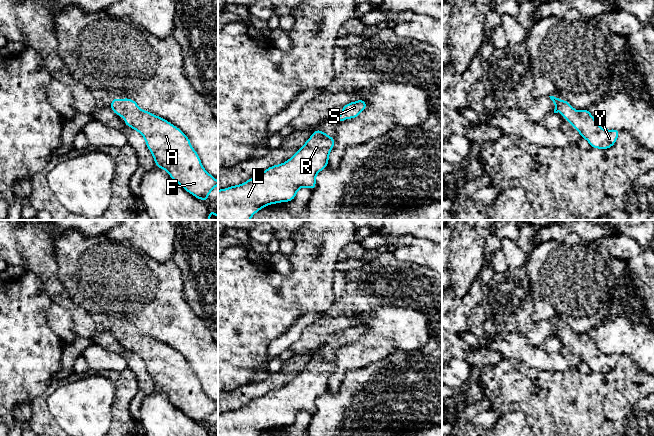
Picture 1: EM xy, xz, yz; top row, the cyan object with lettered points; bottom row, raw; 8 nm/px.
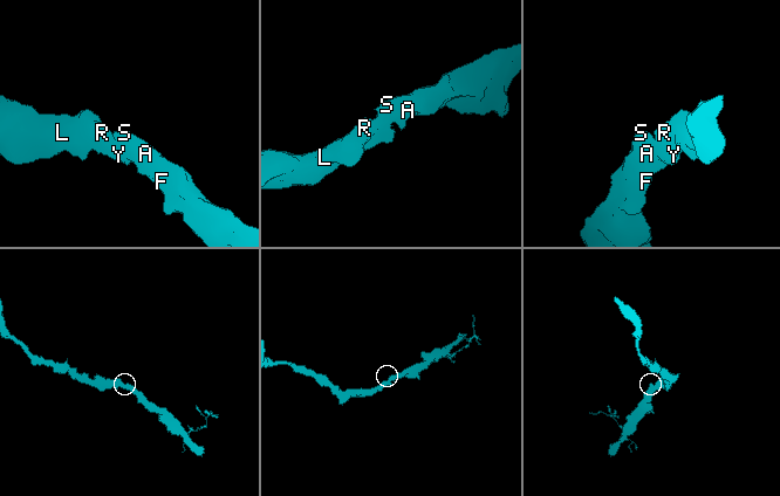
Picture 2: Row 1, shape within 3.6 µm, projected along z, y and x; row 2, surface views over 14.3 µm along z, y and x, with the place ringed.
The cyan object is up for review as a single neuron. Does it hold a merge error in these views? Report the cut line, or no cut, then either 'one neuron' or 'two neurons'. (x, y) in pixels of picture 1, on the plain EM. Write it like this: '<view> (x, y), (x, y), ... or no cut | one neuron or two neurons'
no cut | one neuron

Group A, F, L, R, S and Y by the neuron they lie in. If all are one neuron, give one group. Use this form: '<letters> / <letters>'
A F L R S Y

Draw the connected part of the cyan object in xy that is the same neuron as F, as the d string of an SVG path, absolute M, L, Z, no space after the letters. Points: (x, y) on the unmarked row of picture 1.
M112 323L111 334L119 341L125 342L126 350L143 359L157 392L166 394L170 401L187 416L207 427L208 419L218 409L218 405L204 393L199 379L183 355L167 344L142 334L133 323Z

